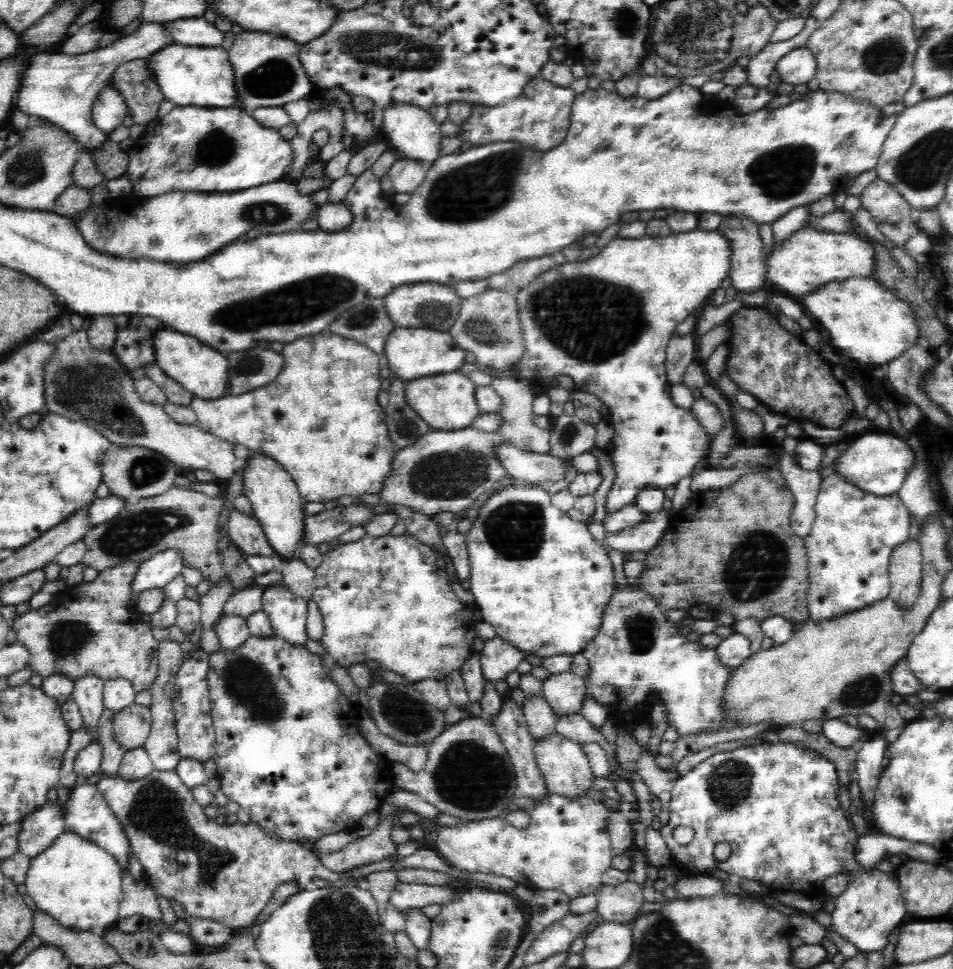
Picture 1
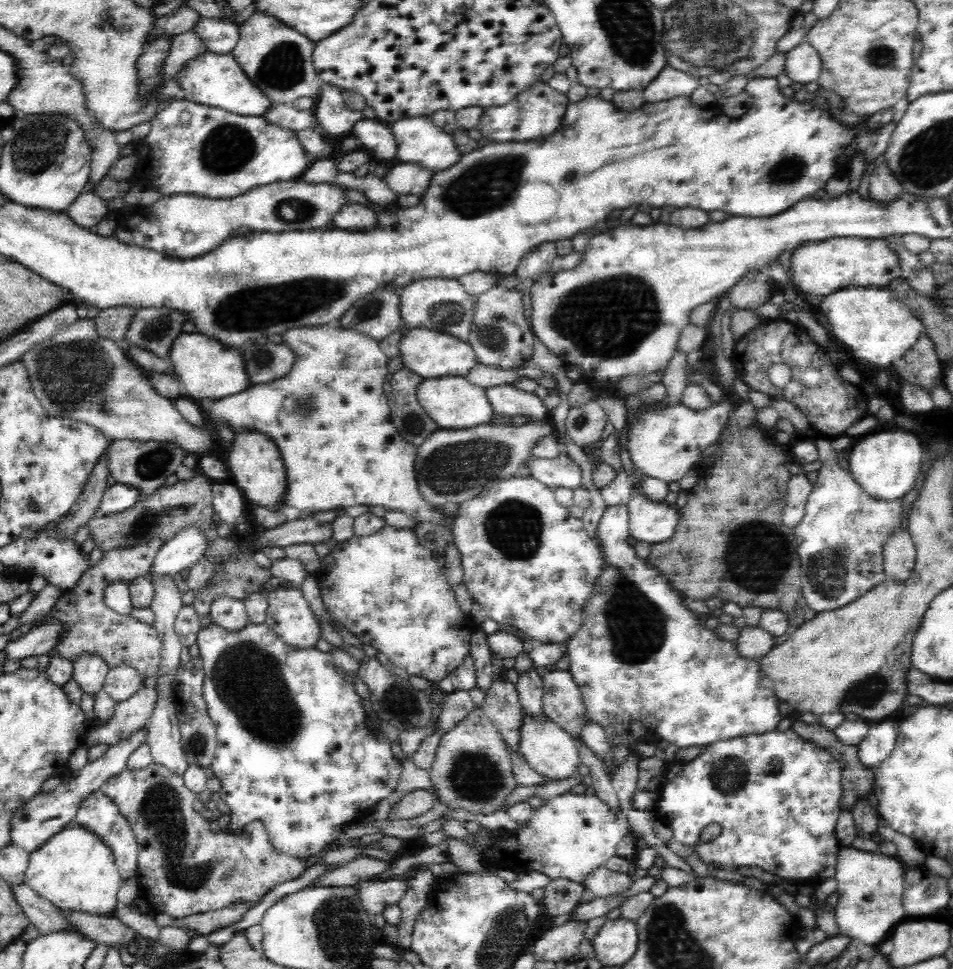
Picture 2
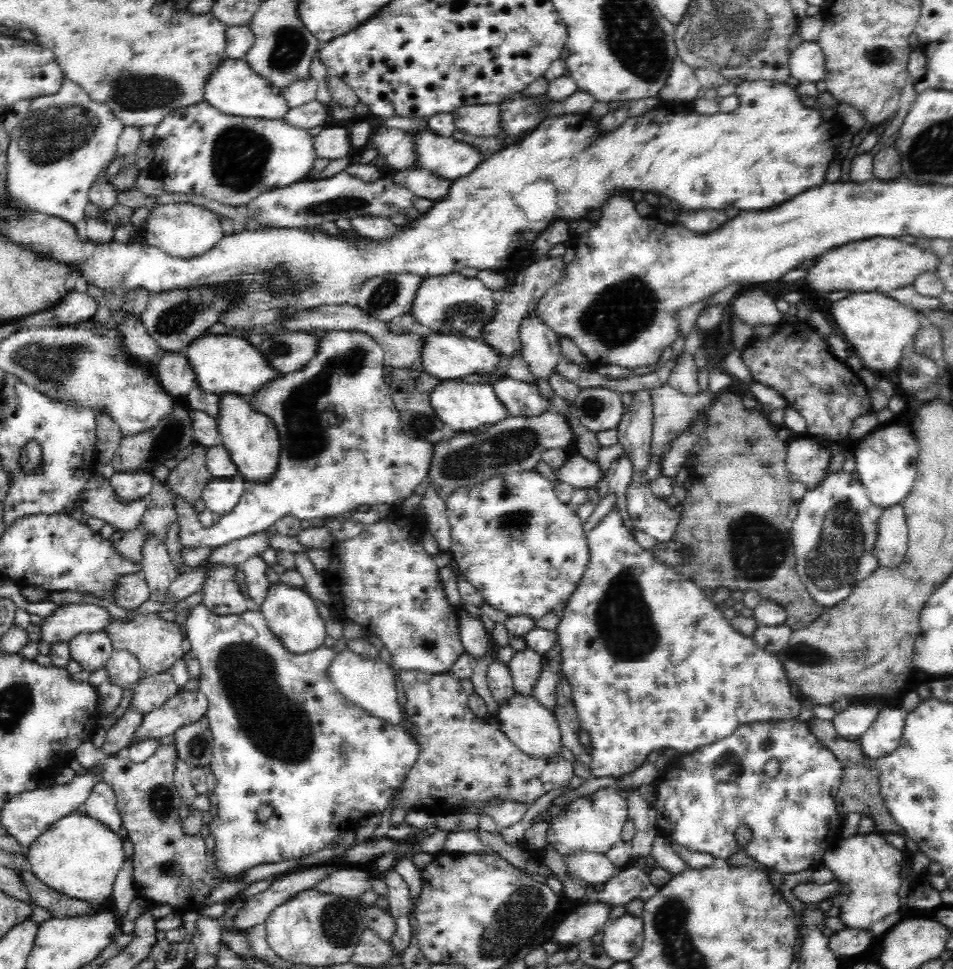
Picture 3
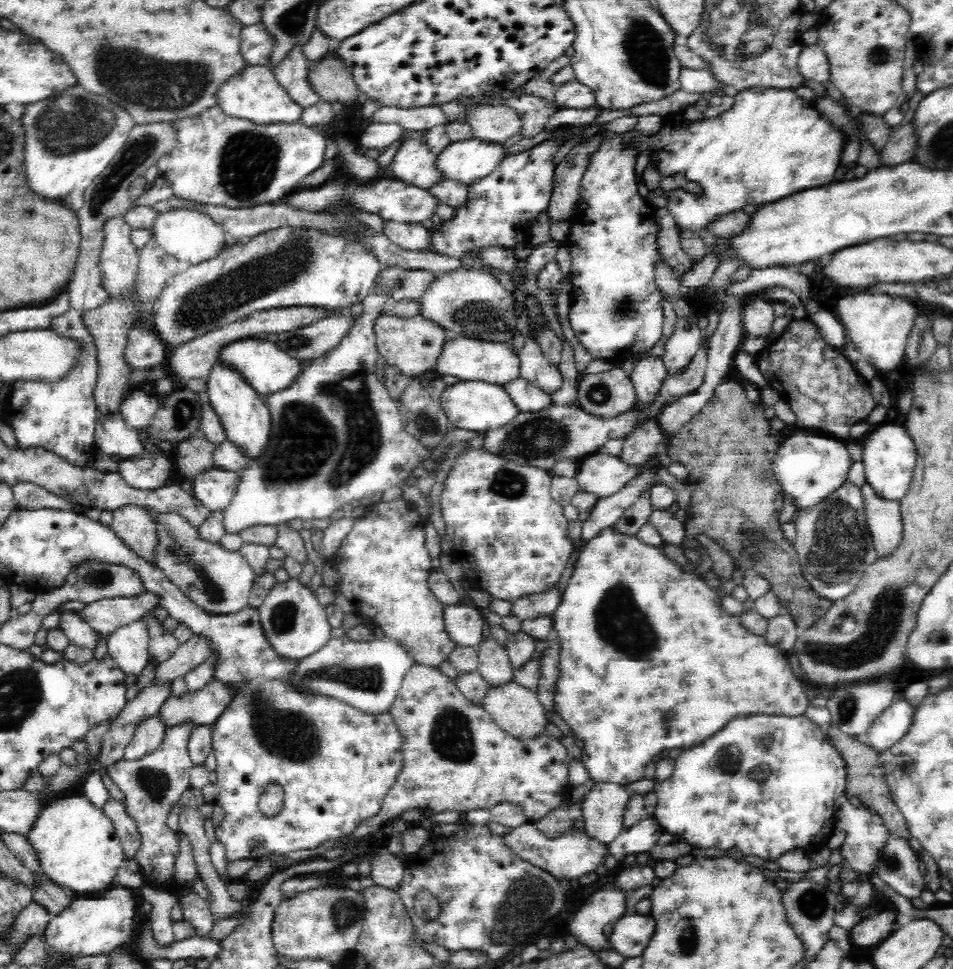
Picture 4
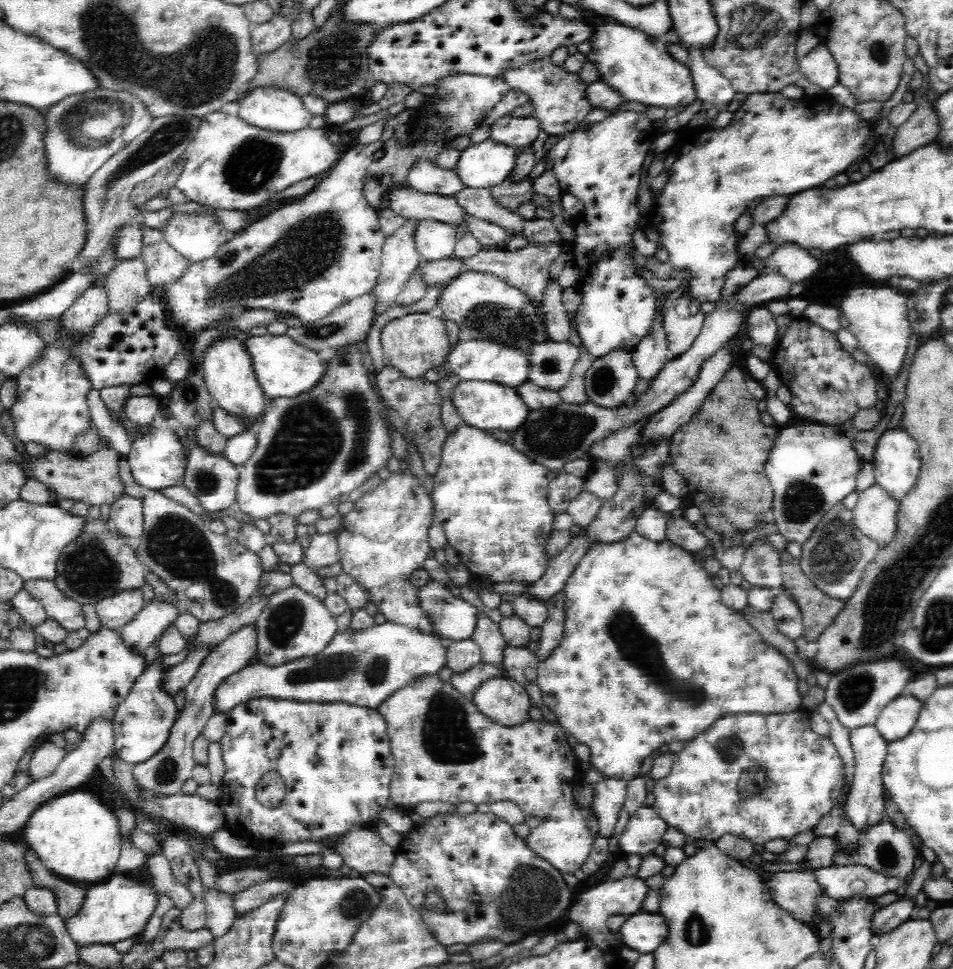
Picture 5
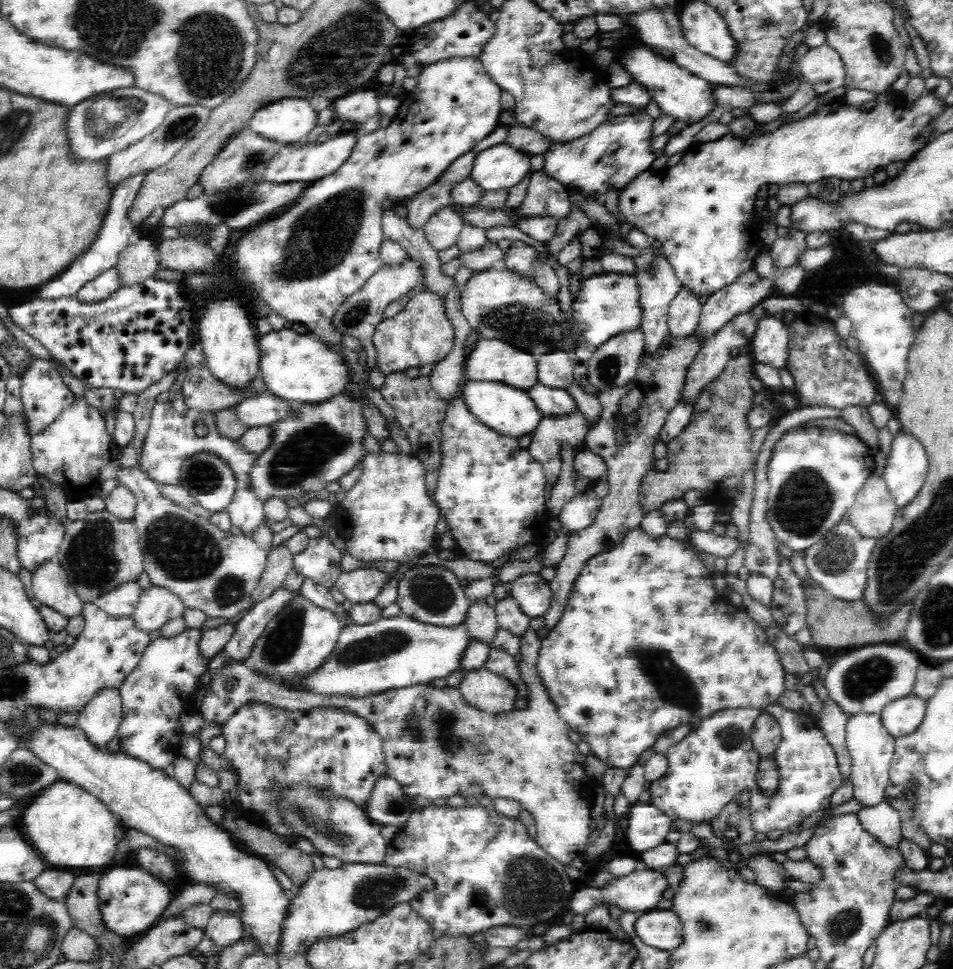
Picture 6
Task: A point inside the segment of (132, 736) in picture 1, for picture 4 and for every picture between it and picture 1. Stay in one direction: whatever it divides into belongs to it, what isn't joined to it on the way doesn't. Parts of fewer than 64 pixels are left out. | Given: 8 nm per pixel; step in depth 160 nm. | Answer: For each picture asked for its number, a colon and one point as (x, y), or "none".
2: (129, 716)
3: (149, 693)
4: (195, 651)

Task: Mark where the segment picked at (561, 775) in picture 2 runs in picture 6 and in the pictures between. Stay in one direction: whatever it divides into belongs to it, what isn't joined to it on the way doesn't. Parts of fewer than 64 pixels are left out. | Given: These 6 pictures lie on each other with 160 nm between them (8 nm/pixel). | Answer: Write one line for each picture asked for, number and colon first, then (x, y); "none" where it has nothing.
3: (531, 727)
4: (517, 710)
5: (505, 701)
6: (489, 692)

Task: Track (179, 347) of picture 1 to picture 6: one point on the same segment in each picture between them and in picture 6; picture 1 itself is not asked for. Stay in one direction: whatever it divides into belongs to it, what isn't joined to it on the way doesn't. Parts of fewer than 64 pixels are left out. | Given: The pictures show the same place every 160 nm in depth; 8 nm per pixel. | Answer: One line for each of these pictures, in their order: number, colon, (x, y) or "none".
2: (207, 370)
3: (223, 363)
4: (267, 368)
5: (283, 368)
6: (296, 368)

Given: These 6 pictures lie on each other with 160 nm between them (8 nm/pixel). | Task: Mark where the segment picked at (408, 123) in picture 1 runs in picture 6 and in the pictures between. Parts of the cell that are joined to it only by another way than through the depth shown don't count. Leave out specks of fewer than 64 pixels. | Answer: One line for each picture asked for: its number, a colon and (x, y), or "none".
2: (419, 141)
3: (448, 157)
4: (468, 161)
5: (482, 165)
6: (497, 168)

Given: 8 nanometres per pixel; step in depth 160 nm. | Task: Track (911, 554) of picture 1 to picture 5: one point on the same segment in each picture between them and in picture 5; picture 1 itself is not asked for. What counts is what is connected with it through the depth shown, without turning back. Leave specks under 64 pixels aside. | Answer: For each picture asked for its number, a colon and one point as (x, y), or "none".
2: (900, 554)
3: (892, 543)
4: (884, 518)
5: (875, 515)

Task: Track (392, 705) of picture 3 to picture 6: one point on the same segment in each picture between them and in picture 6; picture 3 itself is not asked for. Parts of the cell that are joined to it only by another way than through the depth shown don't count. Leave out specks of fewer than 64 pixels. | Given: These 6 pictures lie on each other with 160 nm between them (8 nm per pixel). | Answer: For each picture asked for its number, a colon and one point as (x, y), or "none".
4: (367, 675)
5: (363, 669)
6: (396, 652)

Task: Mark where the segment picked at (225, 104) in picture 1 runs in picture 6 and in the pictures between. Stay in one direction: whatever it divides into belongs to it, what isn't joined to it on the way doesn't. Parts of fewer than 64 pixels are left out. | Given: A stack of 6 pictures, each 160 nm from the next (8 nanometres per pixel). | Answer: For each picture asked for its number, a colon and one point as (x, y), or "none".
2: (216, 80)
3: (233, 88)
4: (255, 95)
5: (269, 108)
6: (288, 120)

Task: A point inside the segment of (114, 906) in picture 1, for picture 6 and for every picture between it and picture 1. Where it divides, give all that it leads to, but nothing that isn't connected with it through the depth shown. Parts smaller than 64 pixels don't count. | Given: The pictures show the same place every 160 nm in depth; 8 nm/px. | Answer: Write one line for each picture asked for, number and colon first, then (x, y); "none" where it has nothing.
2: (76, 872)
3: (77, 856)
4: (77, 847)
5: (78, 837)
6: (70, 829)

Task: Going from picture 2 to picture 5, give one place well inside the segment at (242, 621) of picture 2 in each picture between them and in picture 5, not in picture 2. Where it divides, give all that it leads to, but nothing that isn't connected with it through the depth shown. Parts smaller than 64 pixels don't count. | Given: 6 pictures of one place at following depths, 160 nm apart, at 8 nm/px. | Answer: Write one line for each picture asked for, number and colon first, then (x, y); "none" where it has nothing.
3: (221, 594)
4: (218, 581)
5: (177, 546)

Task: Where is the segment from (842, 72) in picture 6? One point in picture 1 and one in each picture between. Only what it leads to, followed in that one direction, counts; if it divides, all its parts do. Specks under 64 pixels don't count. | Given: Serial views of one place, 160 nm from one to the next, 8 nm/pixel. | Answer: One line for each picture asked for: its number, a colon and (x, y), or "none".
1: (798, 66)
2: (802, 65)
3: (807, 63)
4: (813, 64)
5: (818, 66)

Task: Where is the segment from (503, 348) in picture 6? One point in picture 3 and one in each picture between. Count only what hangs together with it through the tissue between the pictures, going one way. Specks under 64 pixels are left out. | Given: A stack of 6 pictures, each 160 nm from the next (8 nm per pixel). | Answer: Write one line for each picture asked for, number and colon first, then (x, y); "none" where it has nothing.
3: (447, 357)
4: (471, 360)
5: (471, 359)

